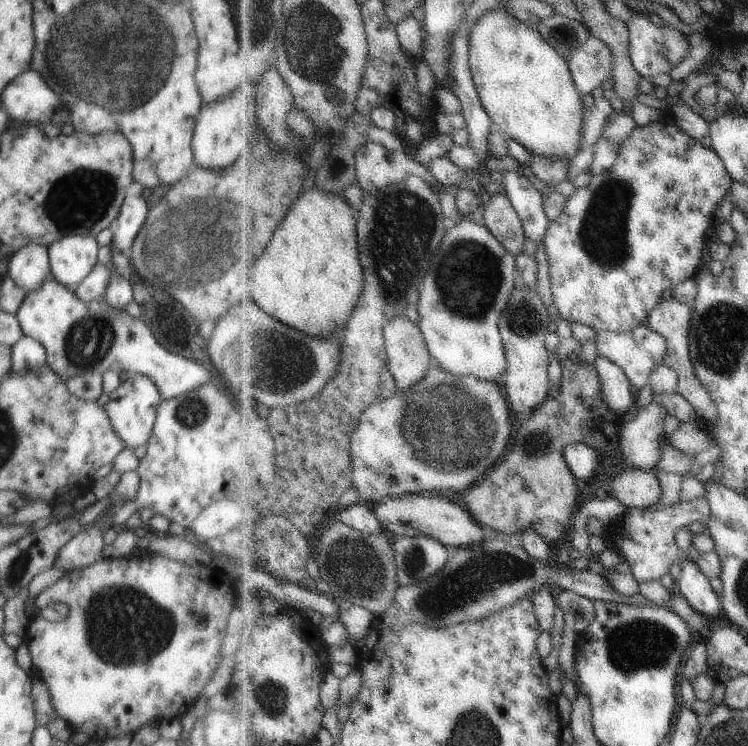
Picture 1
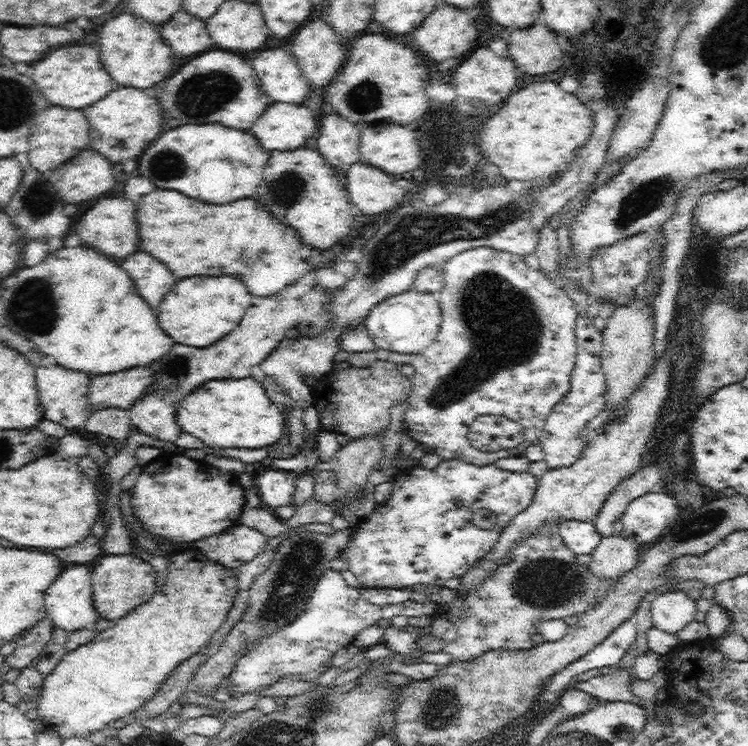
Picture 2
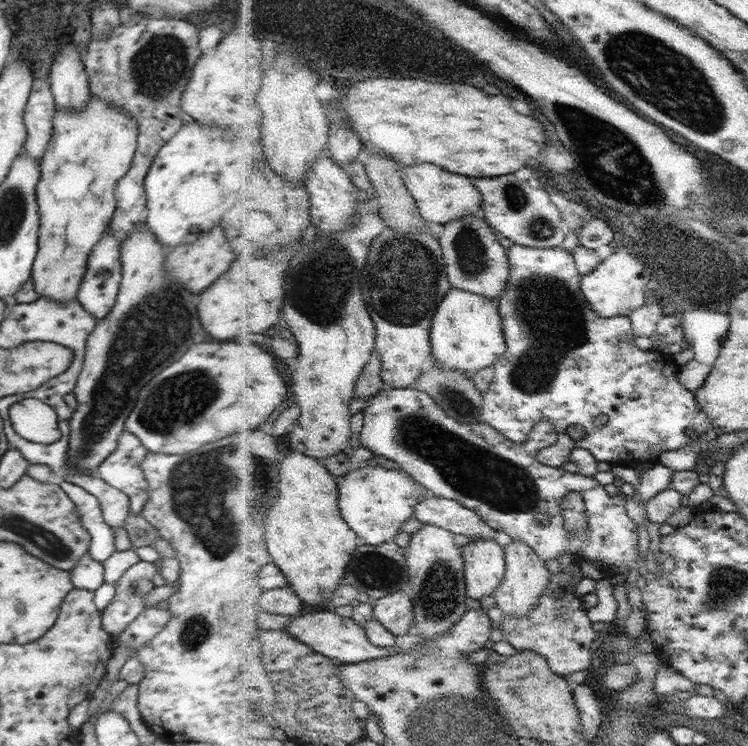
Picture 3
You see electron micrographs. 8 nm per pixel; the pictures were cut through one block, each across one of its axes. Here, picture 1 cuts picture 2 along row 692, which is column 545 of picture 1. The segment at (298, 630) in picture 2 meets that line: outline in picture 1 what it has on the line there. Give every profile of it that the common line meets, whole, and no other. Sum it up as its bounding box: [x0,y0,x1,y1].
[544,118,730,333]

